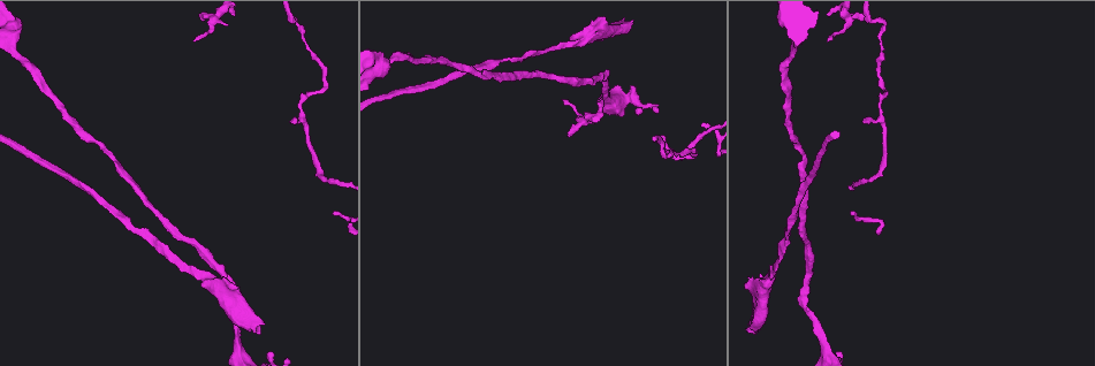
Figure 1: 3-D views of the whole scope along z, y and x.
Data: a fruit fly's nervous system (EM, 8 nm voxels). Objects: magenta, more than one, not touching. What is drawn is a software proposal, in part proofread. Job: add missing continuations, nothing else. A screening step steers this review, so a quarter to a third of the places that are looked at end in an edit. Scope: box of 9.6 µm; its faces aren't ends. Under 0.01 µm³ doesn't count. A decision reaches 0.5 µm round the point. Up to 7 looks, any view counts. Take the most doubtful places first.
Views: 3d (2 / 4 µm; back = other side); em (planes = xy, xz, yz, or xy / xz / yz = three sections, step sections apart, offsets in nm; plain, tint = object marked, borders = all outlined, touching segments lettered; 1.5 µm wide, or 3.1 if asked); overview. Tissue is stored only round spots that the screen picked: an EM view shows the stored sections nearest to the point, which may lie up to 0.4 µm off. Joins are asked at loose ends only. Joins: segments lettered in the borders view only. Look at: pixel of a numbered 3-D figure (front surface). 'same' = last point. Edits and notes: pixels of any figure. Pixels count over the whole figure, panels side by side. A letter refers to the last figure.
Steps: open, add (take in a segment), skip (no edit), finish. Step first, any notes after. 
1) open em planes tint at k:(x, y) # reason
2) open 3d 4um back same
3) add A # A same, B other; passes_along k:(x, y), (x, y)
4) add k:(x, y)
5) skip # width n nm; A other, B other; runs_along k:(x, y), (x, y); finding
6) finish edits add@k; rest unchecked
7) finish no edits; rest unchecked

open em yz step 4 borders at 1:(632, 23) # free end

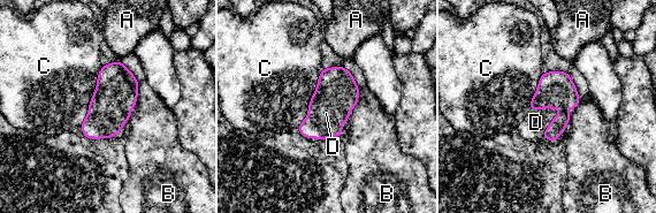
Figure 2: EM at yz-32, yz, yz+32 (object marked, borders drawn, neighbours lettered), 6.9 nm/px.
add D # A other, B other, C other, D same; the cell continues

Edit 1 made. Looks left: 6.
open em planes borders at 1:(660, 135)

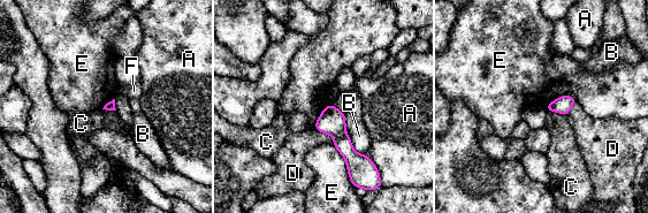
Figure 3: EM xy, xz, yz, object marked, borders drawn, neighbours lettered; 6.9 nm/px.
skip # longest_contact E 300 nm; A other, B other, C other, D other, E other, F other; none of them fits

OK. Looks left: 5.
finish edits add@2; rest unchecked

